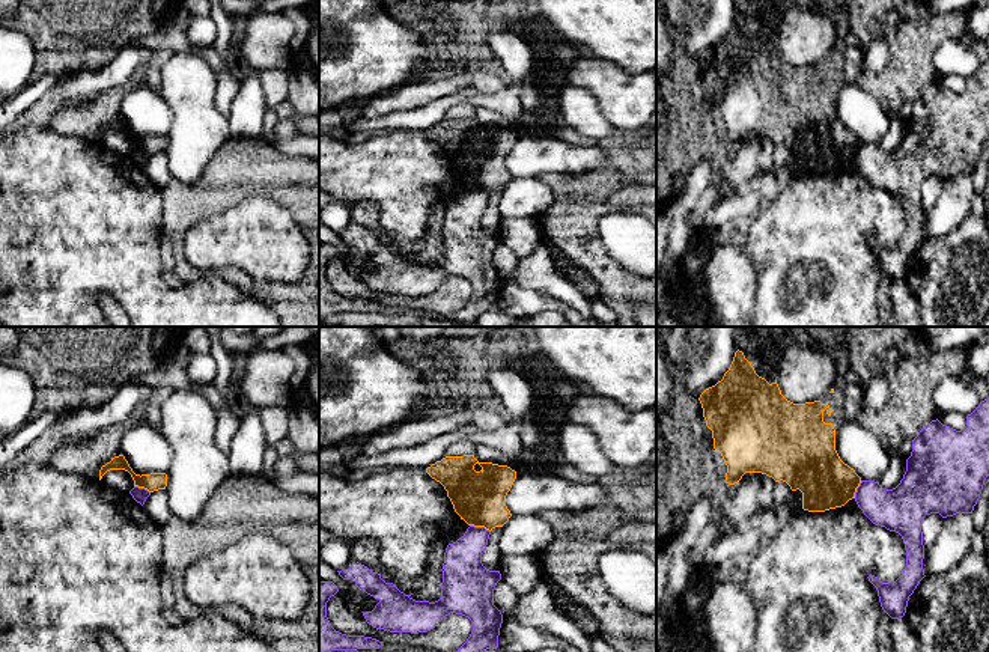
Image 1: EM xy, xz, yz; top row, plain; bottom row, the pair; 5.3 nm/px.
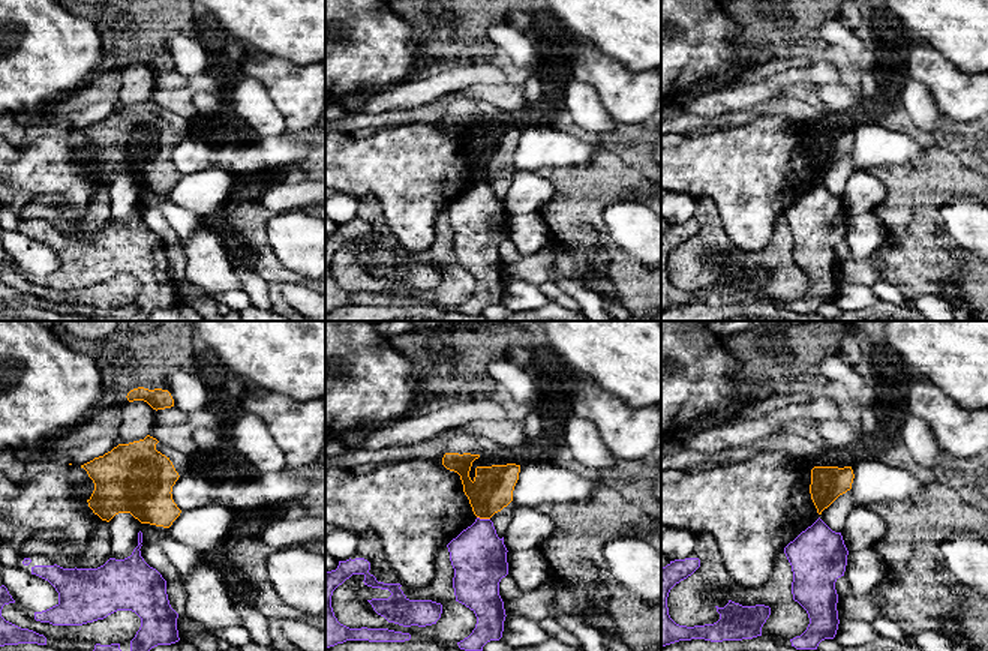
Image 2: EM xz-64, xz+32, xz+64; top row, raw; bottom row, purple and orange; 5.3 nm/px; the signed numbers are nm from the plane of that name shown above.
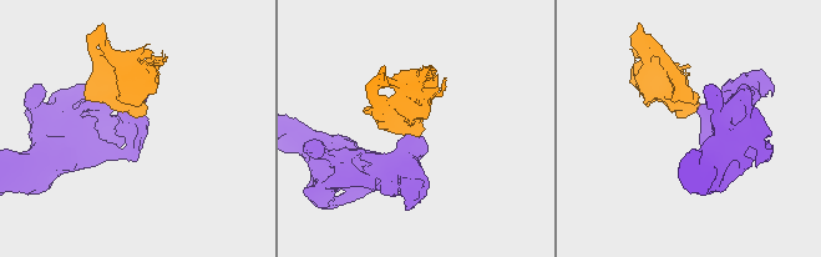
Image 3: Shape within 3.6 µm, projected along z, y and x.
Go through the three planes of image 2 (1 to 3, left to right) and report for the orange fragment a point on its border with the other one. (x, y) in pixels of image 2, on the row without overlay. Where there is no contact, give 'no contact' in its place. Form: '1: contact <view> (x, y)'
1: no contact
2: contact xz+32 (483, 183)
3: no contact

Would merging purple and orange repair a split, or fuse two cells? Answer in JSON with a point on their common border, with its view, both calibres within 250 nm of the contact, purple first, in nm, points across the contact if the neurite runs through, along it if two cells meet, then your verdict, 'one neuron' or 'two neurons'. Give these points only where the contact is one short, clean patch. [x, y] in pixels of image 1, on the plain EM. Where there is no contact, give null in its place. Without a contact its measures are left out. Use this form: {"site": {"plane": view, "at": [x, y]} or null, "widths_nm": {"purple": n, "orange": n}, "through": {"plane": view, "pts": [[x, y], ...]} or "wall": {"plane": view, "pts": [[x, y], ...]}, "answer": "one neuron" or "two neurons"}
{"site": {"plane": "xz", "at": [480, 190]}, "widths_nm": {"purple": 220, "orange": 280}, "wall": {"plane": "xz", "pts": [[470, 187], [485, 190], [489, 194]]}, "answer": "two neurons"}

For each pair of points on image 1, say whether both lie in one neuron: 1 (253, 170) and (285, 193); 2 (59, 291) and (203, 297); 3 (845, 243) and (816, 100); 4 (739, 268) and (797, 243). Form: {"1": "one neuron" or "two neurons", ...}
{"1": "one neuron", "2": "one neuron", "3": "two neurons", "4": "two neurons"}

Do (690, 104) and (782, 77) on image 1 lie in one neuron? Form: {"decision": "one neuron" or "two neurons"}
{"decision": "one neuron"}

